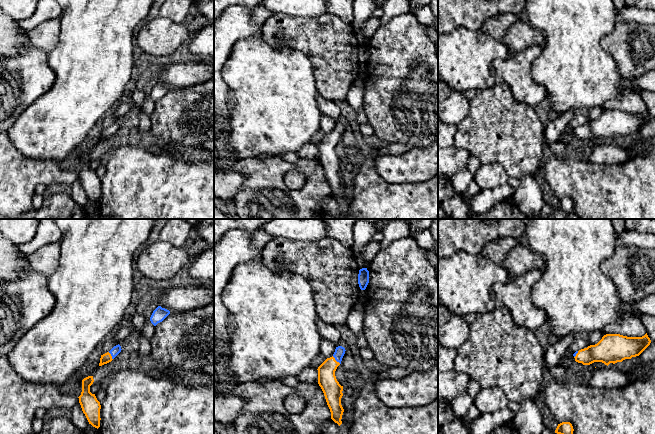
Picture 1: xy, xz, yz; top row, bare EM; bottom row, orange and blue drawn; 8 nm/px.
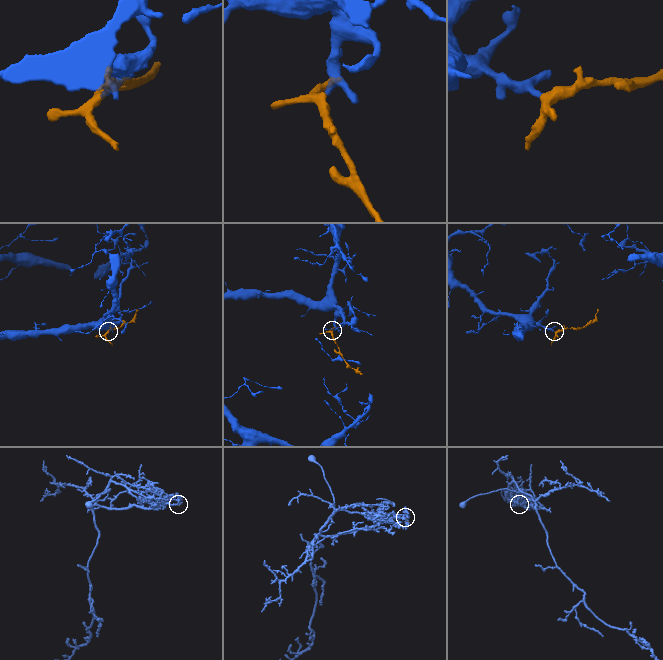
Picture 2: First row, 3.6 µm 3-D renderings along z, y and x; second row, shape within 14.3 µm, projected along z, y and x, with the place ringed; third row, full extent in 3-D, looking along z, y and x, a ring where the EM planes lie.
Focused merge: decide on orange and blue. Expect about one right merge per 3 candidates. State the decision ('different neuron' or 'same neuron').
same neuron

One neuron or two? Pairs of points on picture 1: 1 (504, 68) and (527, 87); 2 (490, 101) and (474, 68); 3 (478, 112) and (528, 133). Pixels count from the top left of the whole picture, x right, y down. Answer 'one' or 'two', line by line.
1: one
2: two
3: one

